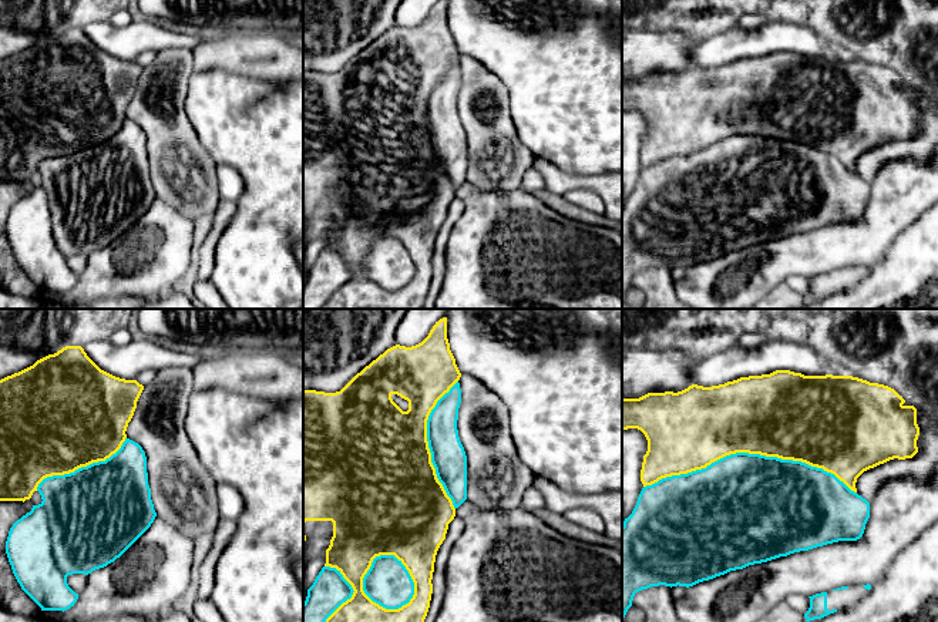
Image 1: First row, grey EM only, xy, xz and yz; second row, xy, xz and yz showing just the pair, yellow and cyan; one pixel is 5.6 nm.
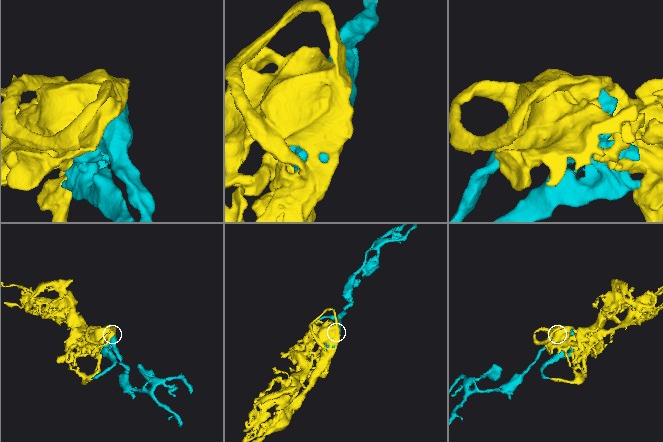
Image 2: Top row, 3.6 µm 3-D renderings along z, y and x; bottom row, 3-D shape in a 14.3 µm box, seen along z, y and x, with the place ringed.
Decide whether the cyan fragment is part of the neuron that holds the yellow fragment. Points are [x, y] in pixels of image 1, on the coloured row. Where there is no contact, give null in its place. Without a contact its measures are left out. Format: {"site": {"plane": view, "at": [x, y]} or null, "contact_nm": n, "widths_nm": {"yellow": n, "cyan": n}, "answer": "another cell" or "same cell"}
{"site": {"plane": "yz", "at": [750, 453]}, "contact_nm": 1200, "widths_nm": {"yellow": 460, "cyan": 500}, "answer": "same cell"}

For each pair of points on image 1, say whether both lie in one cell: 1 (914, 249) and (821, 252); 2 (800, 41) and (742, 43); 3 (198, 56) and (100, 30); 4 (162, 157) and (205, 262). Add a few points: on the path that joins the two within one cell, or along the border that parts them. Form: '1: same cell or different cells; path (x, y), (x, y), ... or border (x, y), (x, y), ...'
1: different cells; border (908, 225), (871, 266)
2: same cell; path (786, 41), (756, 41)
3: different cells; border (199, 41), (191, 49), (164, 49), (157, 53)
4: same cell; path (188, 182), (218, 212), (218, 228), (214, 236)

